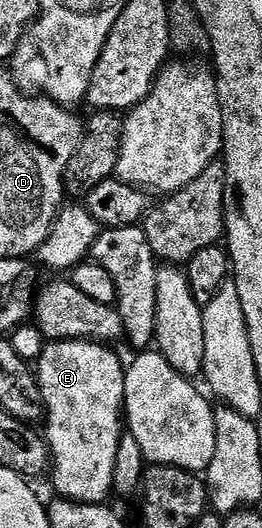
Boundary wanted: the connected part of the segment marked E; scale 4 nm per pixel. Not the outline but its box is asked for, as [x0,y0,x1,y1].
[36,340,126,505]

